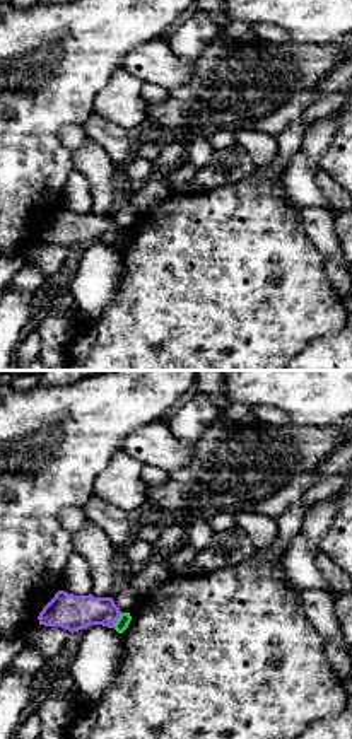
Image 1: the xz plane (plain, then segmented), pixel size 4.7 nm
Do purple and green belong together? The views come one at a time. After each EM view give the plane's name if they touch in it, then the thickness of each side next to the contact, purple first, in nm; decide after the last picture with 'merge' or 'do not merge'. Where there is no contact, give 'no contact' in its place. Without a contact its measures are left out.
xz | 160/70 nm

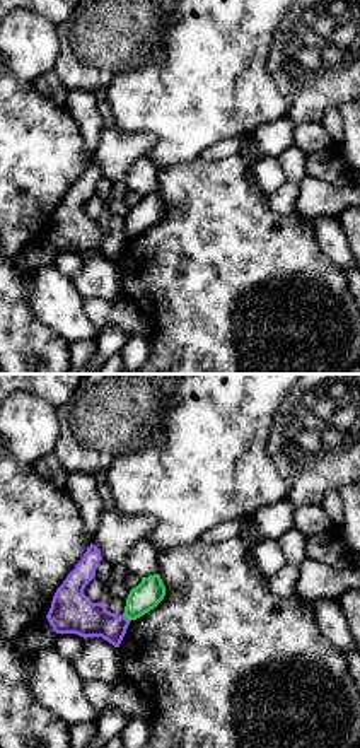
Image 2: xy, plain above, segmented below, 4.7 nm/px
xy | 200/140 nm

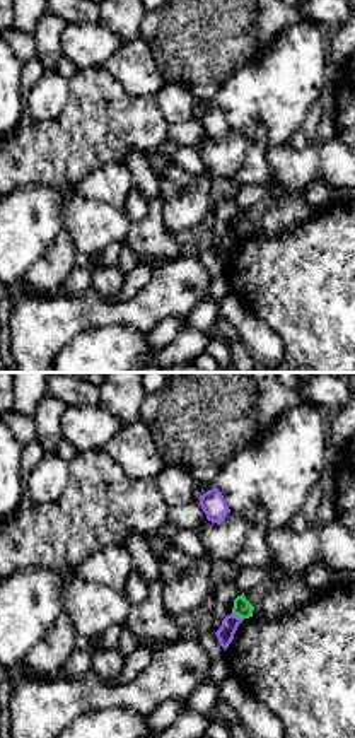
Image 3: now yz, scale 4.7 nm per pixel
yz | 80/90 nm

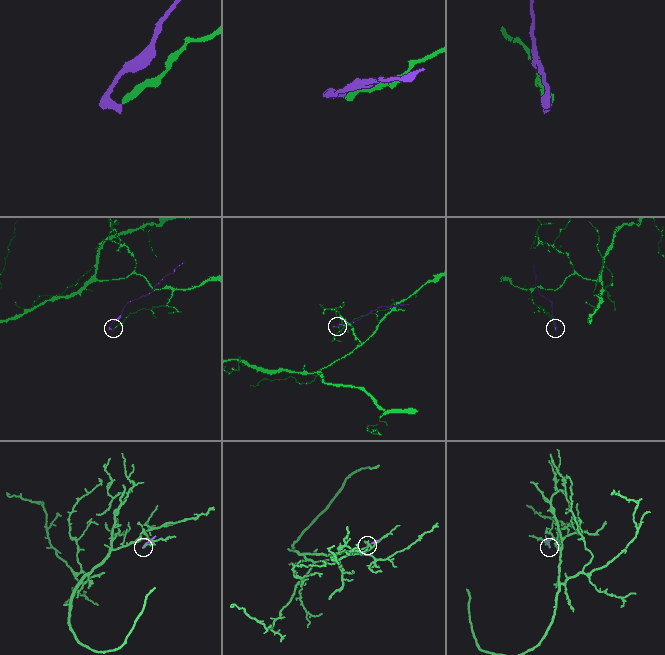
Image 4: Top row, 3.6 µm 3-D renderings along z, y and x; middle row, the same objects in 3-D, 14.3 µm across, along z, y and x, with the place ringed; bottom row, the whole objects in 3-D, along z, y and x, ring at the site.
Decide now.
do not merge

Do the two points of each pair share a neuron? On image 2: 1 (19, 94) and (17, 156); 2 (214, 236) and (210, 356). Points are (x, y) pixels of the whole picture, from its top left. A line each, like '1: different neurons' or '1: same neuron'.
1: same neuron
2: same neuron

